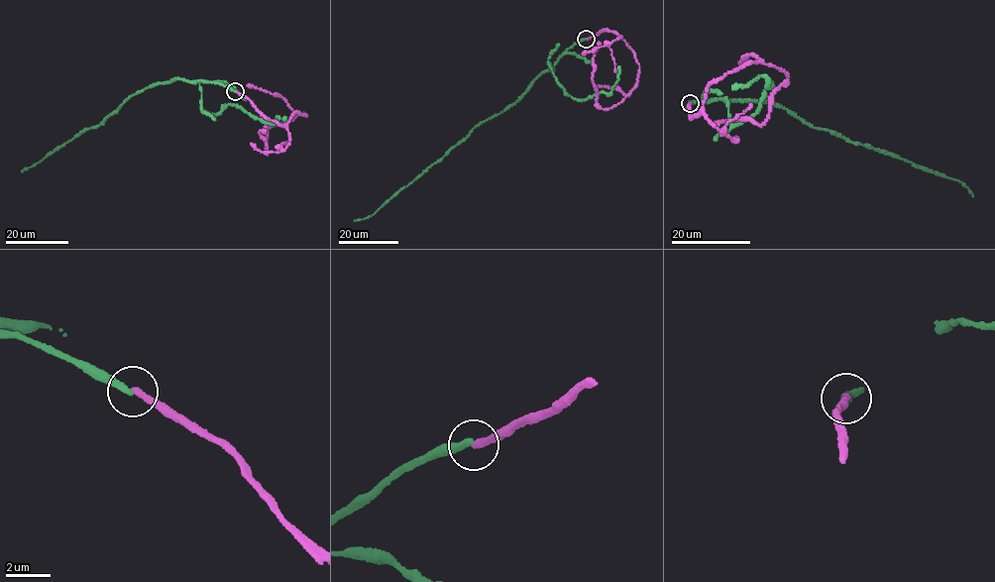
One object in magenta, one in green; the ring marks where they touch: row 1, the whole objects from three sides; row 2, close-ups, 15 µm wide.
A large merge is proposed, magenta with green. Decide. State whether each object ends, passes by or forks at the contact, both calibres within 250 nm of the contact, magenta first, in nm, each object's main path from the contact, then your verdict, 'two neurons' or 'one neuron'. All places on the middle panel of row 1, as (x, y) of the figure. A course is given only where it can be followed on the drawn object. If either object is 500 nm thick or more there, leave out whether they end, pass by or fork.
magenta ends | green ends | 320/280 nm | magenta via (587, 39), (606, 30), (614, 33), (638, 64), (633, 88), (619, 103), (602, 109), (592, 81), (599, 42) | green via (587, 39), (567, 48), (517, 100), (482, 122), (376, 212), (354, 220) | two neurons

